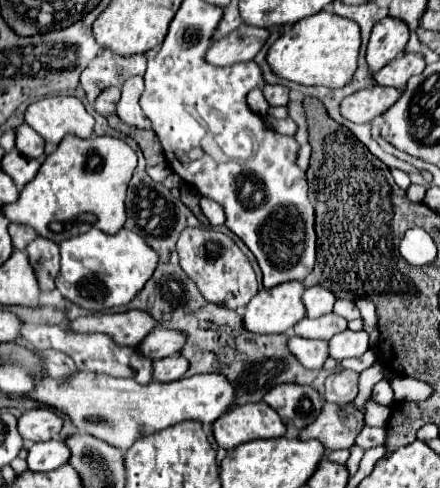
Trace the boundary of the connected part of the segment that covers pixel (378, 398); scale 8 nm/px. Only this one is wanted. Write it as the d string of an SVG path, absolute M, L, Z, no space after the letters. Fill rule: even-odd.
M381 379L375 387L373 387L373 393L371 393L371 399L379 405L385 405L385 407L391 407L393 405L393 389L389 389L389 381L387 379Z

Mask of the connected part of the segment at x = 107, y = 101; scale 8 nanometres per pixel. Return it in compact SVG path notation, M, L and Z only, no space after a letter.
M107 87L95 101L97 113L101 113L101 115L115 113L115 105L117 105L119 97L121 97L121 89L119 87Z

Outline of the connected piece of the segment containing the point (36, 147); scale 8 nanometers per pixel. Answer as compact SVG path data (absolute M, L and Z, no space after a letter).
M21 123L15 129L15 147L25 157L41 159L45 155L45 149L43 149L45 147L45 141L27 123Z

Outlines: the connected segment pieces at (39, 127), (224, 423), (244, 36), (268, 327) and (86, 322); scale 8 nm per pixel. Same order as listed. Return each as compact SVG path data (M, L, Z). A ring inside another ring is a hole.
M45 97L27 107L25 121L47 141L57 145L65 135L91 137L95 119L77 97Z
M263 401L245 403L221 415L213 423L213 435L221 449L233 449L253 439L277 439L285 435L281 417Z
M239 25L235 31L231 31L227 37L215 41L207 53L205 61L215 67L225 67L241 61L251 61L257 51L265 45L269 37L267 29L257 29L249 25Z
M299 281L259 291L253 301L245 305L243 329L259 335L287 333L305 317L305 307L301 305L303 291L305 287Z
M125 311L125 313L103 313L103 315L87 315L77 317L67 325L71 333L105 333L117 345L135 347L157 323L141 311Z

